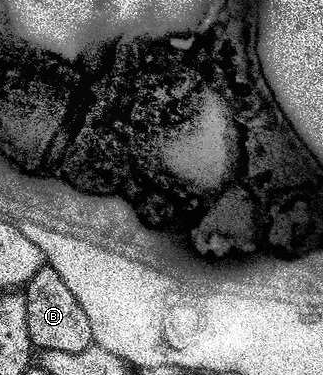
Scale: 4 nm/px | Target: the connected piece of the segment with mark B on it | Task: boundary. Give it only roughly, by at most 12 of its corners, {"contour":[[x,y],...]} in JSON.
{"contour":[[44,264],[22,291],[32,347],[85,352],[96,341],[69,284]]}

